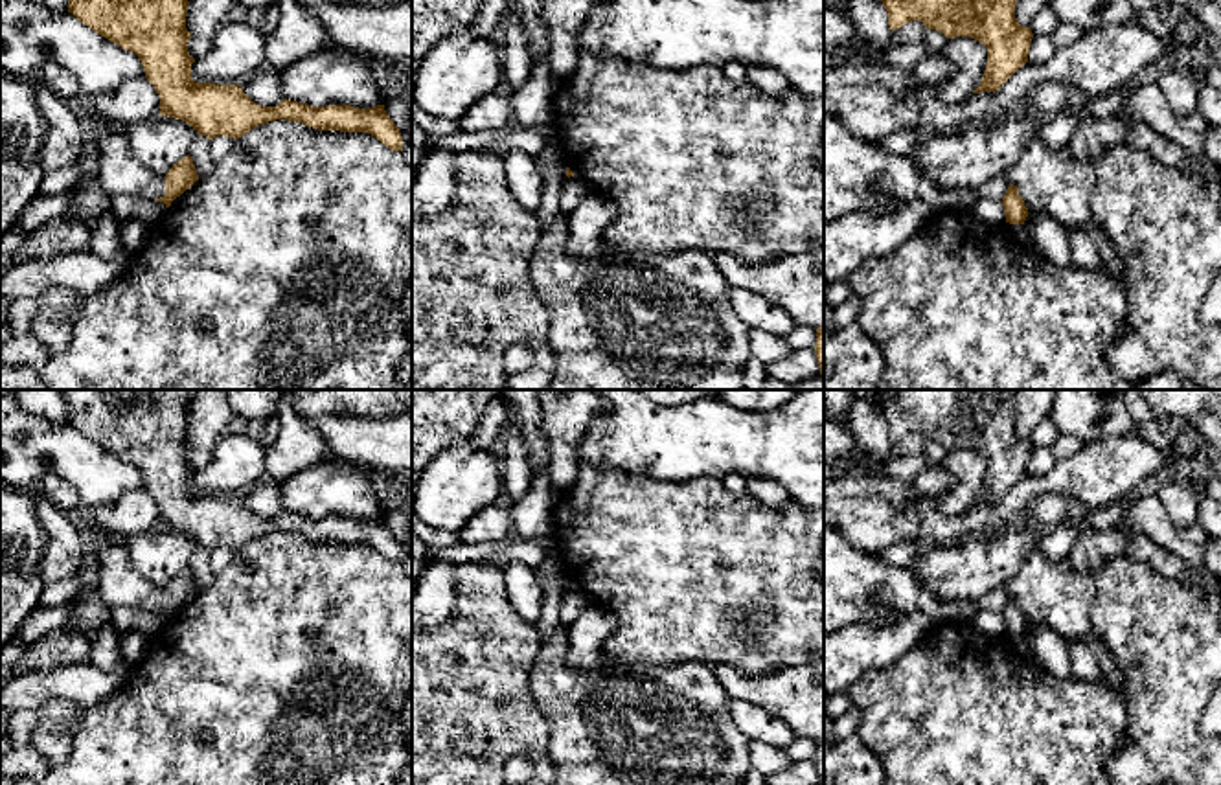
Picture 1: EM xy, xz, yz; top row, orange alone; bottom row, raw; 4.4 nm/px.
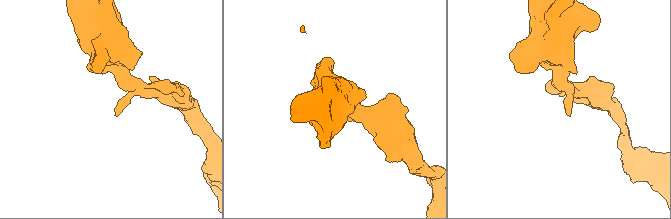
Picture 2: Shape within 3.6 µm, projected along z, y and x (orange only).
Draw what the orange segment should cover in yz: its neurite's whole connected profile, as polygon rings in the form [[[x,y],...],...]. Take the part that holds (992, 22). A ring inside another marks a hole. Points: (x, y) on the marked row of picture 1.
[[[881,0],[890,29],[919,20],[947,39],[971,37],[987,48],[987,64],[973,94],[997,92],[1028,63],[1032,29],[1015,18],[1017,0]]]

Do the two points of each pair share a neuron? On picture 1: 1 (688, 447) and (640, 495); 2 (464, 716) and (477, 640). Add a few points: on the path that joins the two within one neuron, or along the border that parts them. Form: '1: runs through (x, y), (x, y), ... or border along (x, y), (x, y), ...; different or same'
1: border along (613, 469), (627, 469), (659, 480), (697, 480); different
2: runs through (464, 697), (464, 684), (477, 659); same

